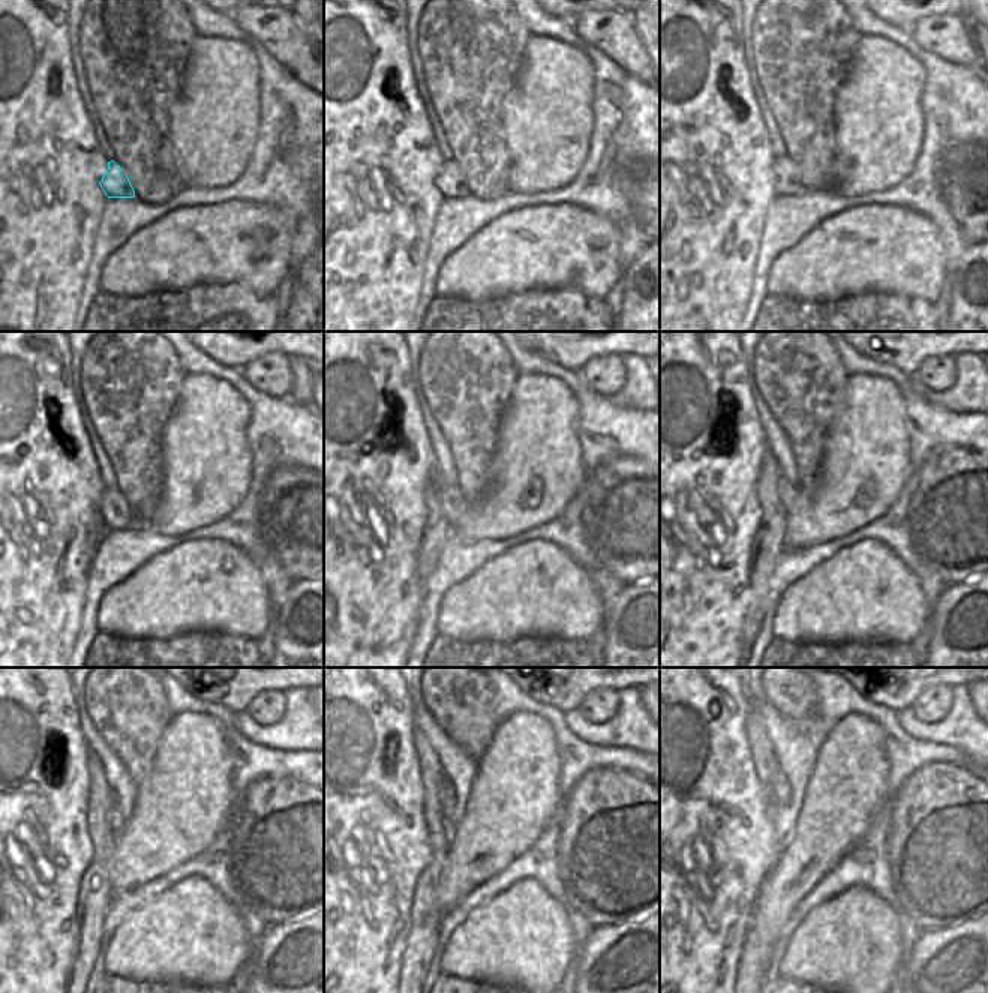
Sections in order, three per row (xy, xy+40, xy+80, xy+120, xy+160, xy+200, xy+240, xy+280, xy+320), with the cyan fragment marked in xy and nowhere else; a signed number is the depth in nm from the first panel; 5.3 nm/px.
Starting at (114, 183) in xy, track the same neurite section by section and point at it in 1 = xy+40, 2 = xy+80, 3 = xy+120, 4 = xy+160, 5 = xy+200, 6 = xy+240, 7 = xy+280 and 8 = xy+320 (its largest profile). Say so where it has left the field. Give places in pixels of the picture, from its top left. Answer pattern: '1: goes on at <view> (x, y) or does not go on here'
1: goes on at xy+40 (450, 180)
2: goes on at xy+80 (786, 182)
3: goes on at xy+120 (116, 515)
4: goes on at xy+160 (453, 506)
5: goes on at xy+200 (789, 494)
6: goes on at xy+240 (116, 821)
7: goes on at xy+280 (447, 791)
8: goes on at xy+320 (780, 789)

